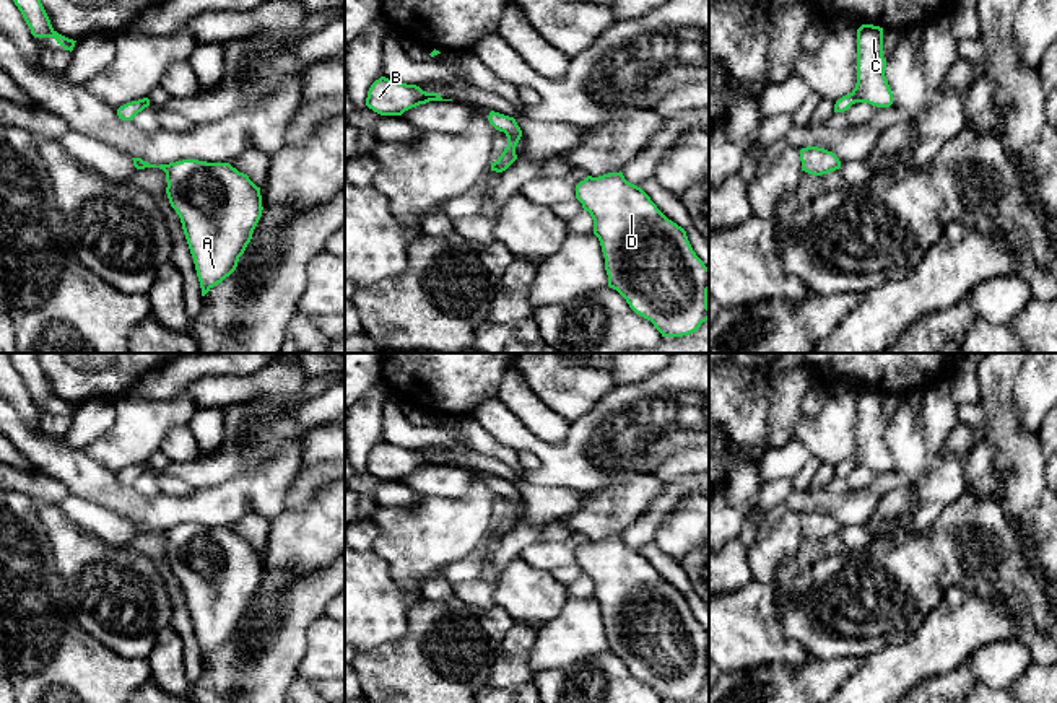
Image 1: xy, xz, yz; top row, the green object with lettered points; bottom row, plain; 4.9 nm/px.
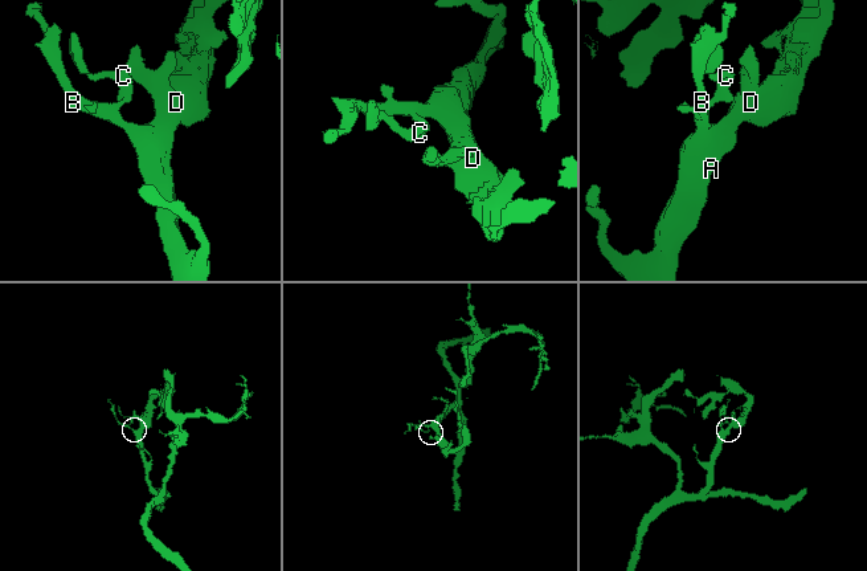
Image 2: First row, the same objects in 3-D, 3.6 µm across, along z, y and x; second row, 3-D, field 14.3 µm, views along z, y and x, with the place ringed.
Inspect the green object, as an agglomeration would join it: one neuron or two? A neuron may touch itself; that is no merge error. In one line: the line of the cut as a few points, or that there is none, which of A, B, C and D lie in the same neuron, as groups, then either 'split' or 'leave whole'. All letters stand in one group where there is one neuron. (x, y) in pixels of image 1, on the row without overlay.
cut none; groups A B C D; leave whole

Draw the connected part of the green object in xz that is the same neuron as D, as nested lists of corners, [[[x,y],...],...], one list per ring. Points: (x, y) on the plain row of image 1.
[[[621,535],[587,540],[576,550],[576,563],[594,584],[608,651],[616,654],[636,679],[650,685],[662,701],[696,696],[709,683],[709,633],[693,615],[686,596],[668,584],[641,552],[628,547]]]

